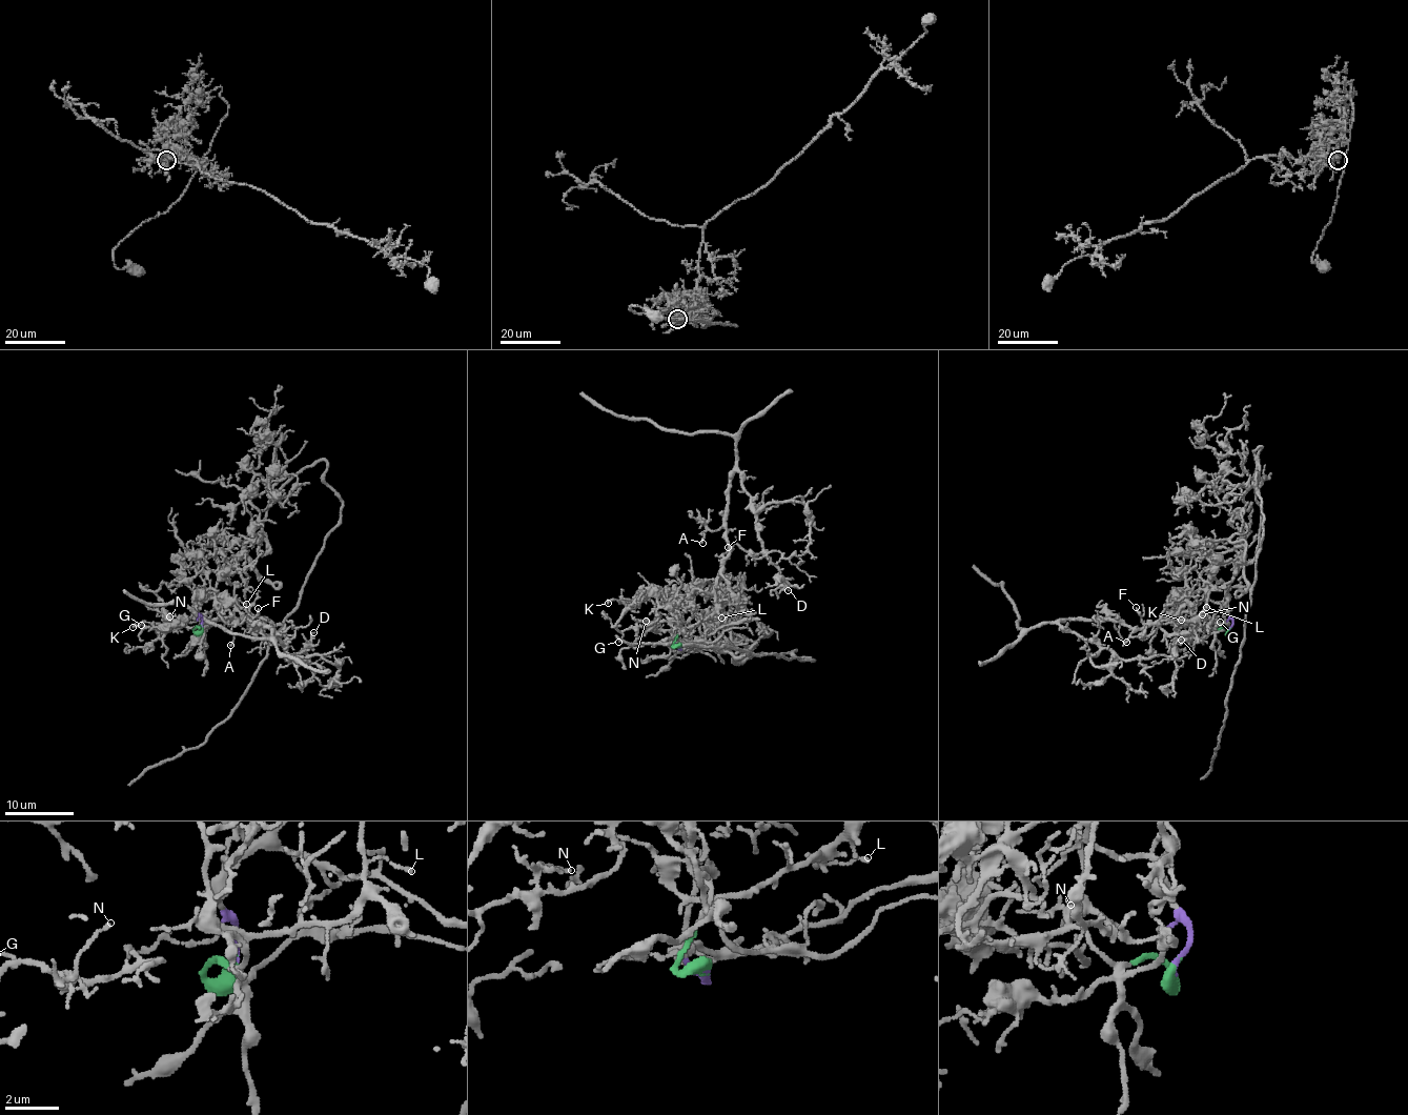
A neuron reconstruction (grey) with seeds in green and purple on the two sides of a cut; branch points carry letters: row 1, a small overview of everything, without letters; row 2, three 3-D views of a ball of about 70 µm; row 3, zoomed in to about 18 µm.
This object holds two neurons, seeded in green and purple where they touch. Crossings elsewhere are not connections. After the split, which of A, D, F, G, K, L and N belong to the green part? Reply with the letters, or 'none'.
A, D, F, G, K, L, N

